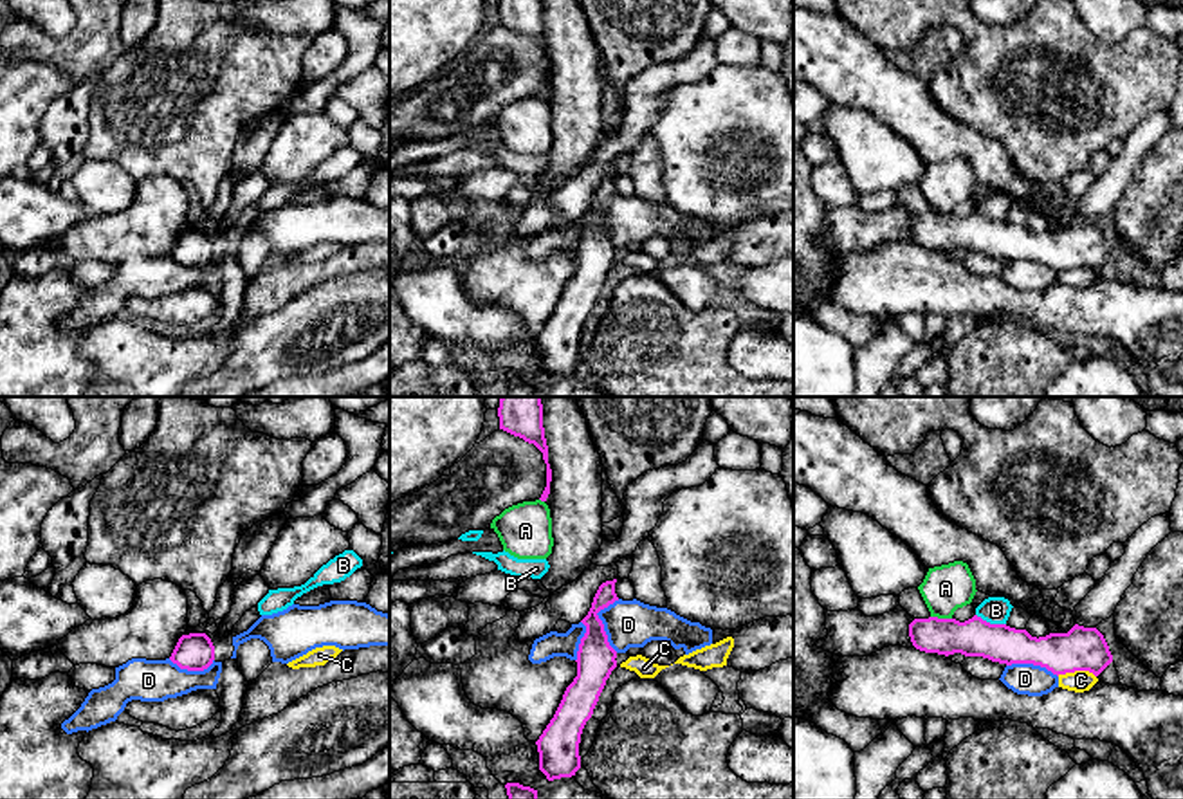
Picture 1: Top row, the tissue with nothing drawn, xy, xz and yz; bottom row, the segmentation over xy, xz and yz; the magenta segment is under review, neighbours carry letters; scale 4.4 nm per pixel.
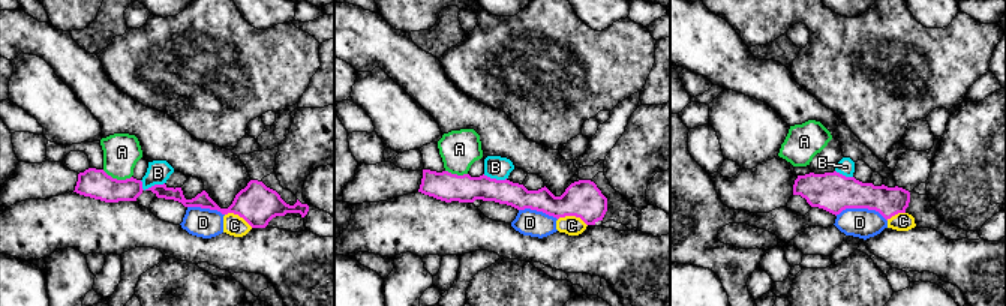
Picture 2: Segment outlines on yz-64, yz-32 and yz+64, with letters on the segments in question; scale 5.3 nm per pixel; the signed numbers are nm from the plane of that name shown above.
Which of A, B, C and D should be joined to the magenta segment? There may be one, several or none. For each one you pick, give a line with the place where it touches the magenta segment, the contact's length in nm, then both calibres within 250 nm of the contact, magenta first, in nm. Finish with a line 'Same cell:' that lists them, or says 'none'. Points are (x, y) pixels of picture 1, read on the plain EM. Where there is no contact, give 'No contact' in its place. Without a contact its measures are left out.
Same cell: none

